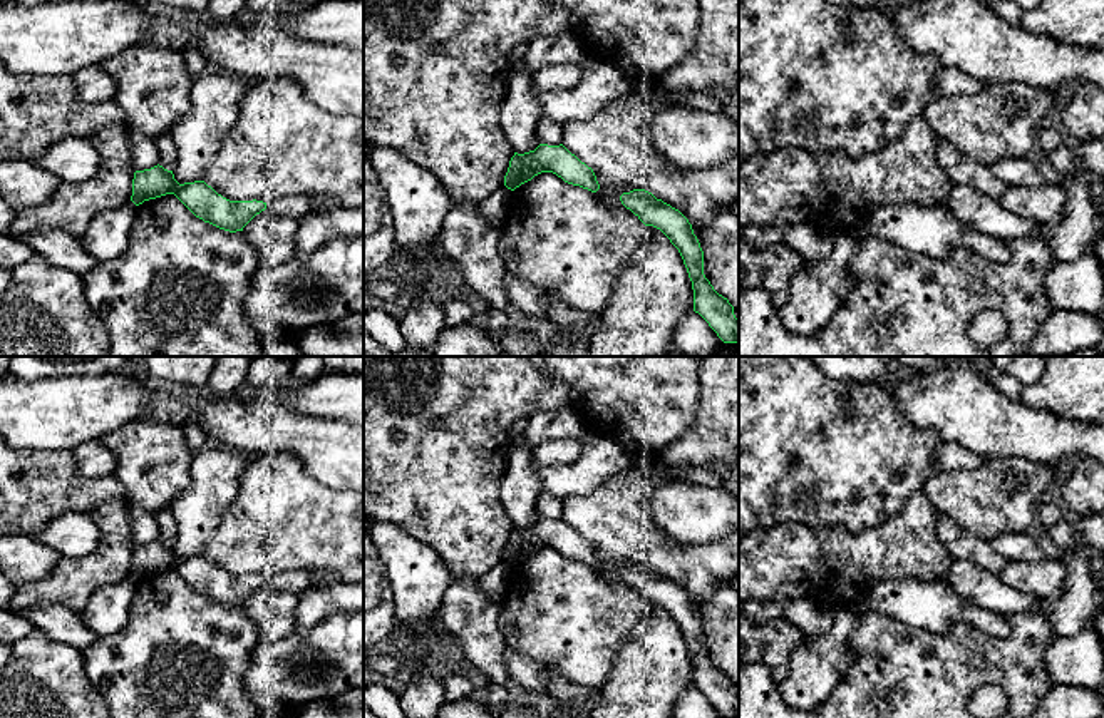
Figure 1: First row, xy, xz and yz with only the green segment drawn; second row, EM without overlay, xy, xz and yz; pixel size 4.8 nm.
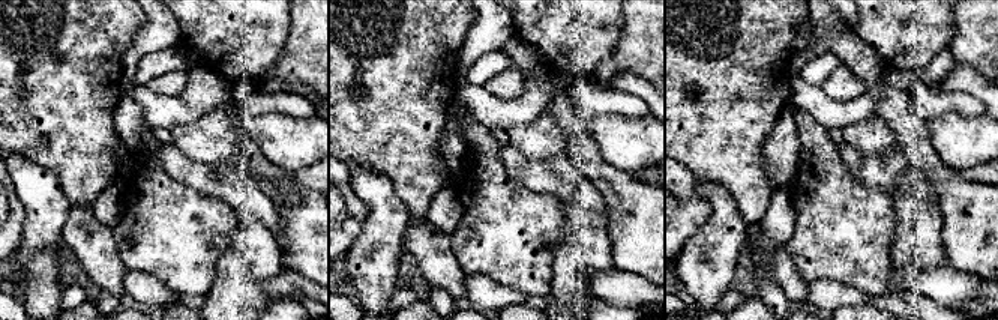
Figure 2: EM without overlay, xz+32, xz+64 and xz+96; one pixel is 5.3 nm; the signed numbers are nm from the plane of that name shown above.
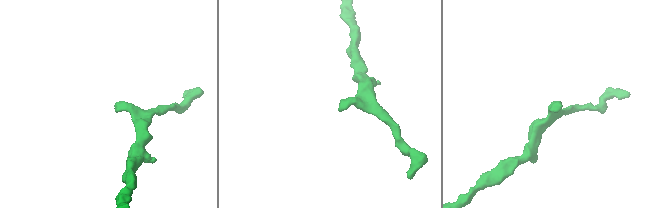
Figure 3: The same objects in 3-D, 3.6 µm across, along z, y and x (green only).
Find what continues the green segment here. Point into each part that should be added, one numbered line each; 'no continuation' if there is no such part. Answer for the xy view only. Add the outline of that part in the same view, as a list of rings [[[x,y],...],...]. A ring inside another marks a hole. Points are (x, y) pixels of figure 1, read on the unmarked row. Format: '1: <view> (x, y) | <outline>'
no continuation

